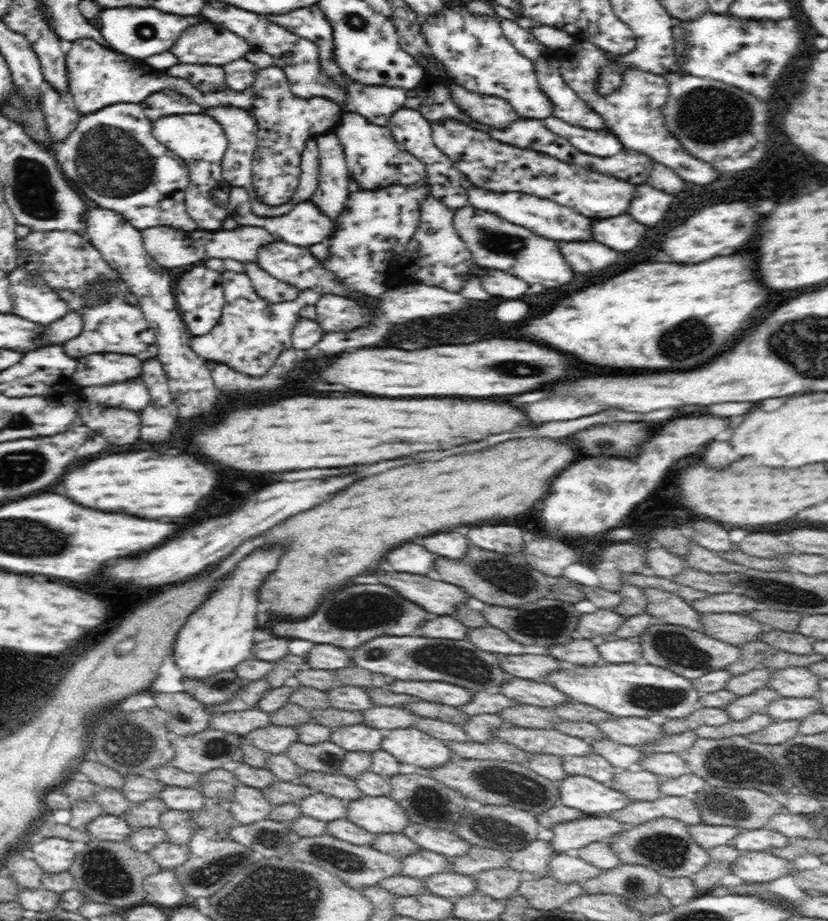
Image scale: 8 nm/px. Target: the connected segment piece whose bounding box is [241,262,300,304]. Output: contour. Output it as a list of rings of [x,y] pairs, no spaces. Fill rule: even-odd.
[[[242,262],[241,266],[246,267],[245,273],[249,276],[253,289],[262,300],[270,304],[280,304],[280,302],[298,298],[299,288],[274,278],[257,262]]]

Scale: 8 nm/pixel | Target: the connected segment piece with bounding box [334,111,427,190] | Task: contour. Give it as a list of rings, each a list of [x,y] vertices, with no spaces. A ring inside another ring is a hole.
[[[345,111],[340,125],[334,132],[344,149],[353,189],[379,189],[391,185],[392,182],[400,185],[426,184],[427,173],[424,163],[394,141],[389,127],[376,126],[360,114]],[[356,184],[360,184],[362,188],[358,188]]]

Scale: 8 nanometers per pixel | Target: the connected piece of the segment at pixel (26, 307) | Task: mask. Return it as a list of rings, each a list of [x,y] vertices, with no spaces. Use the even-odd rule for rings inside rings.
[[[18,266],[7,273],[14,314],[36,324],[50,324],[68,314],[68,303],[38,274]]]

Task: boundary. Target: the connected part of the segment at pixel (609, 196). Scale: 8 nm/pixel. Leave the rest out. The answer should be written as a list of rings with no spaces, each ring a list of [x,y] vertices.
[[[454,119],[431,123],[431,128],[436,147],[451,158],[455,168],[468,176],[472,184],[484,190],[536,194],[540,198],[550,198],[558,204],[568,204],[580,214],[592,218],[612,218],[618,214],[626,214],[630,200],[636,194],[636,184],[622,182],[620,178],[610,178],[574,164],[566,164],[534,150],[520,150],[502,144],[490,138],[486,132],[480,132]]]

